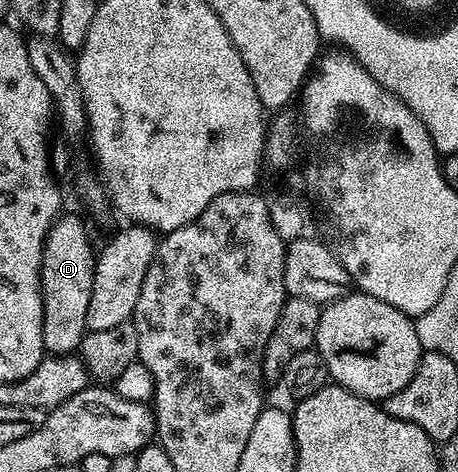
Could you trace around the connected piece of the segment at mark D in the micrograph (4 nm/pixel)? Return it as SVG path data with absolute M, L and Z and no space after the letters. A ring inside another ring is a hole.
M60 214L47 231L39 270L39 288L43 298L43 349L47 355L78 352L87 334L89 297L93 297L96 248L91 248L87 227L75 215Z

